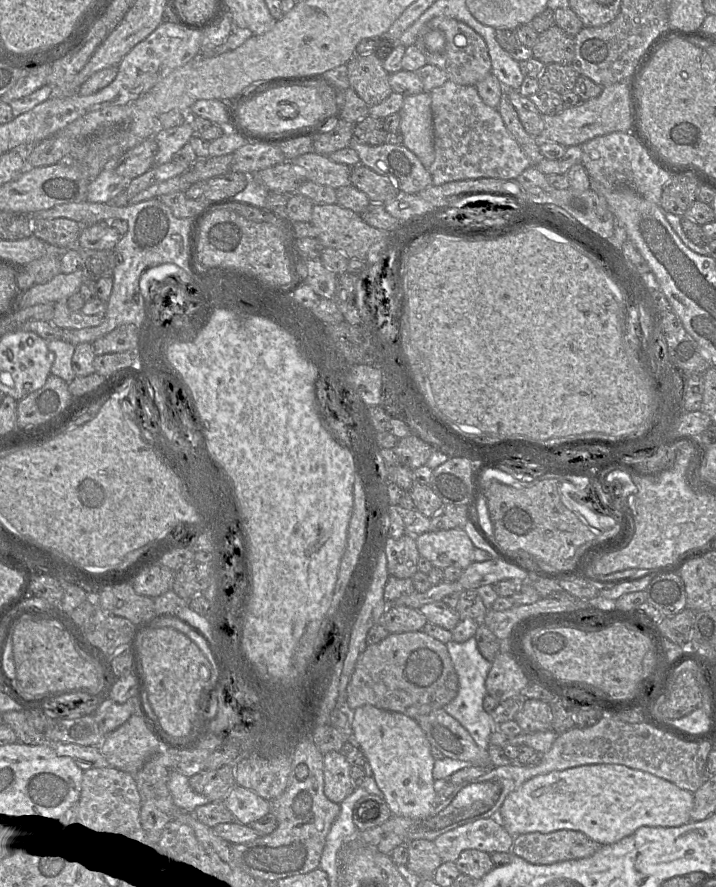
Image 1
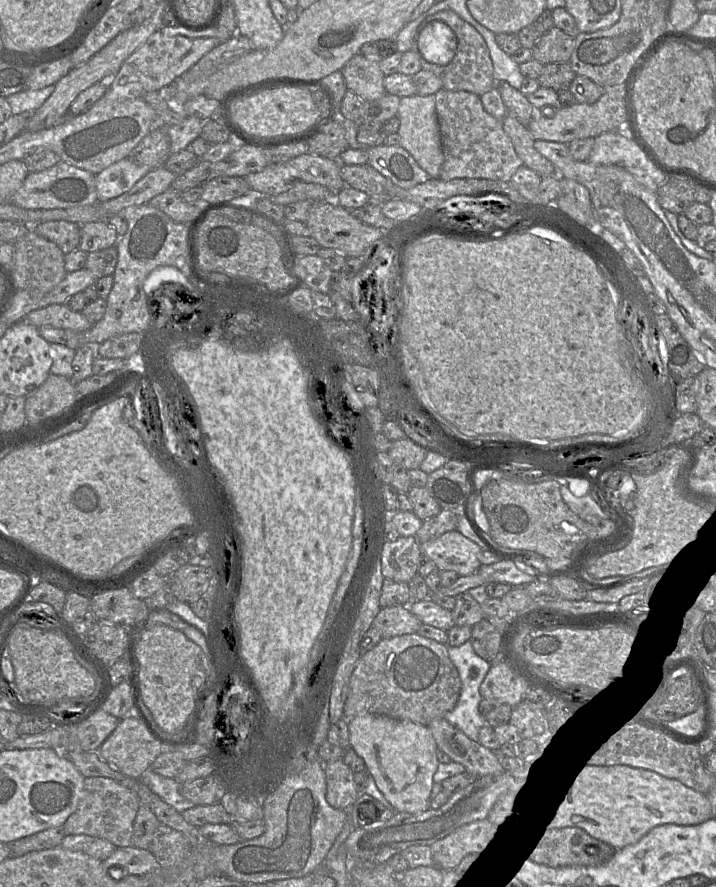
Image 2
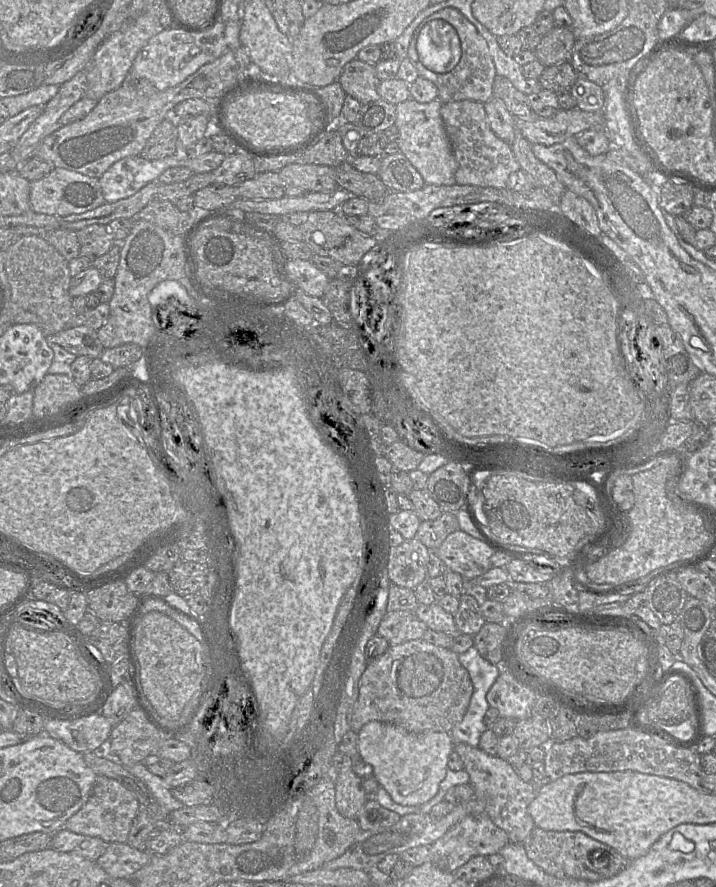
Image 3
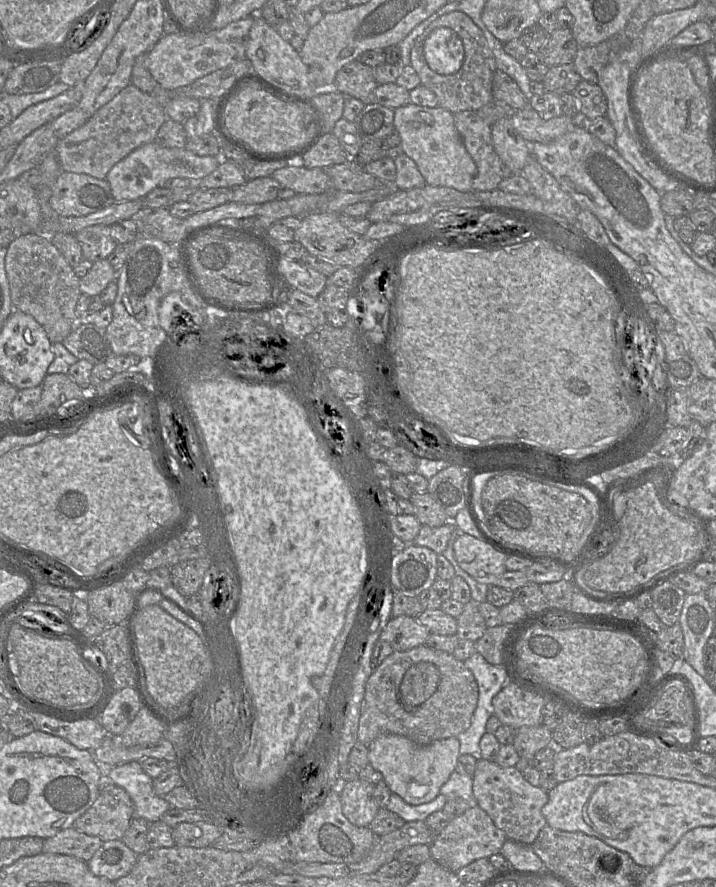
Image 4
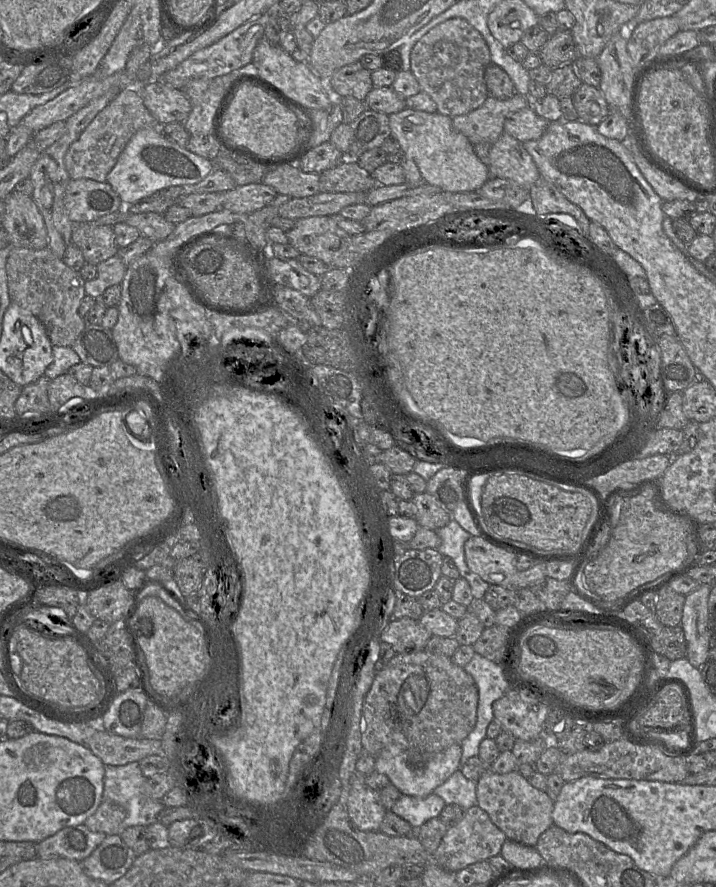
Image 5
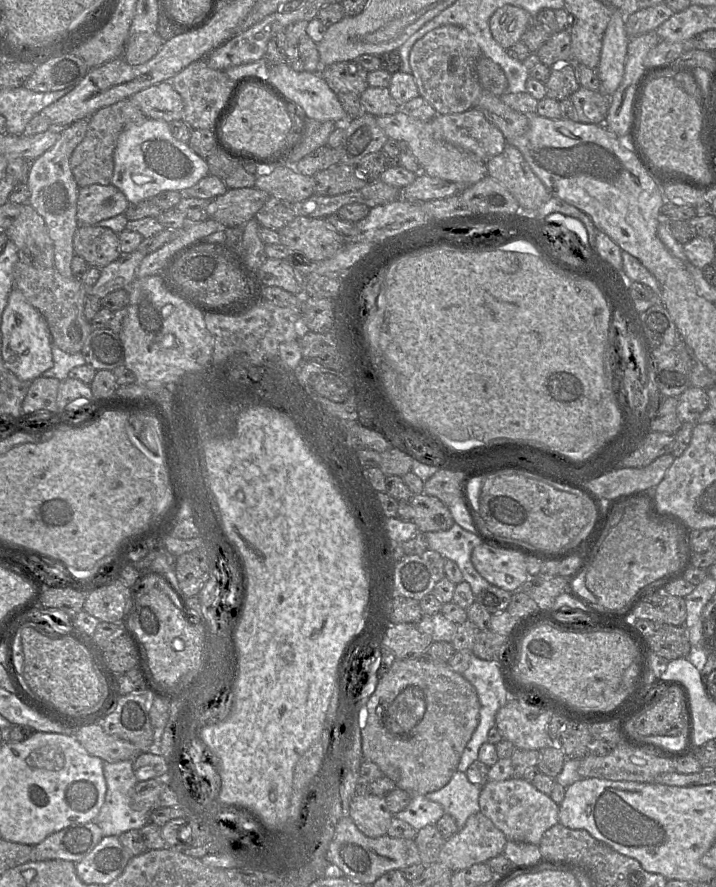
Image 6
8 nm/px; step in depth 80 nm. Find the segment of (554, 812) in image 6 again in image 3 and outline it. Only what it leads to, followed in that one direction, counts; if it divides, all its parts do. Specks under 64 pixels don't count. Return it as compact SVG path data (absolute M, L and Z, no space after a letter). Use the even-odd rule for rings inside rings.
M454 743L454 749L461 757L464 768L470 776L474 796L484 803L484 810L490 819L503 829L512 843L523 843L536 827L529 813L529 805L538 794L538 787L531 782L524 782L516 769L498 755L492 756L465 743Z

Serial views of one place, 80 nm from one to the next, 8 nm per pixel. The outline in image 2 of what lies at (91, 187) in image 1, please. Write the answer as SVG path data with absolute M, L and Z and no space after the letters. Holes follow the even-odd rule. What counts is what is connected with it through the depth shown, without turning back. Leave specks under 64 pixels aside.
M124 158L95 175L98 202L105 202L129 191L150 170Z

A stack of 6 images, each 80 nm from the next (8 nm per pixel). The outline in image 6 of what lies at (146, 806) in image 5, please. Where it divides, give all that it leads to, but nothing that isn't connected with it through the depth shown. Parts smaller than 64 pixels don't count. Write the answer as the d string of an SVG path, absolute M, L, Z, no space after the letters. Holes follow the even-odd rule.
M133 760L103 763L106 781L104 802L95 823L103 836L119 836L129 830L140 830L150 822L150 812L139 812L131 807L131 789L137 784Z

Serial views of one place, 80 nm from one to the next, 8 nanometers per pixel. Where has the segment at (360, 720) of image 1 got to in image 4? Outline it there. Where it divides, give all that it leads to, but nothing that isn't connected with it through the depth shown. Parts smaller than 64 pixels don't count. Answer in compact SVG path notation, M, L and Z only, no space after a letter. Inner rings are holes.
M382 734L368 746L369 763L382 774L391 792L410 805L428 803L440 794L442 785L455 771L459 755L460 743L457 737L418 745L401 735Z

